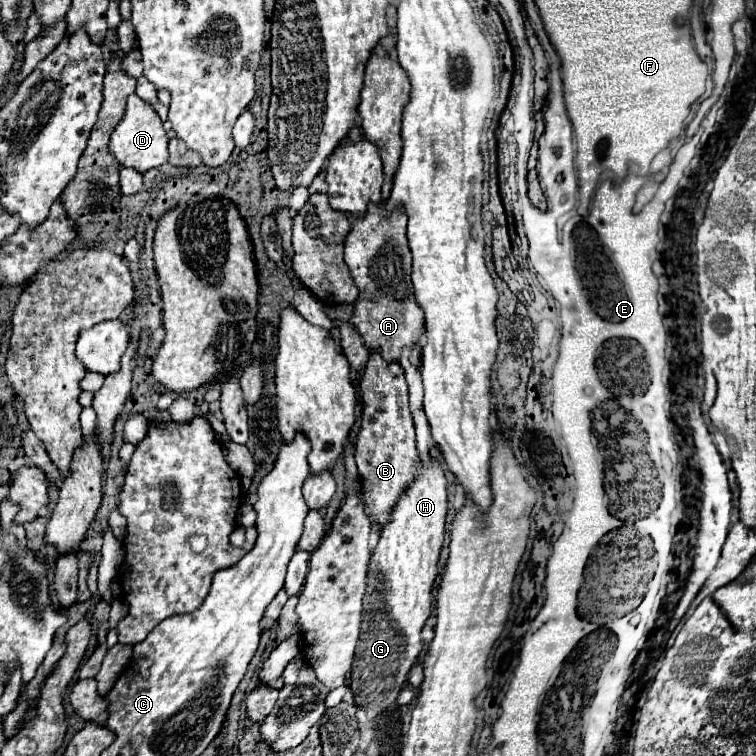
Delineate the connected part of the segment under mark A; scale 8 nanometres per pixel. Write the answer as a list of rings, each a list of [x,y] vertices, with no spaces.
[[[376,205],[366,215],[356,215],[344,241],[344,261],[360,291],[350,323],[356,325],[368,349],[380,349],[386,361],[398,361],[400,349],[412,347],[424,325],[424,315],[410,283],[412,255],[406,241],[406,215],[398,211],[386,217]]]

